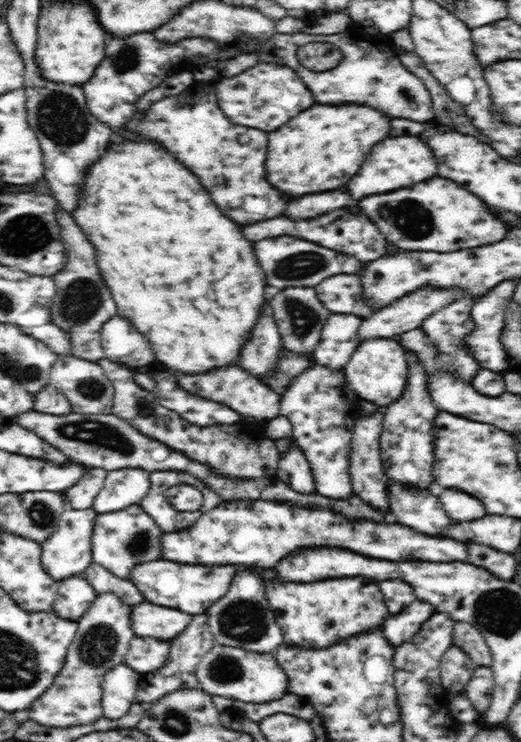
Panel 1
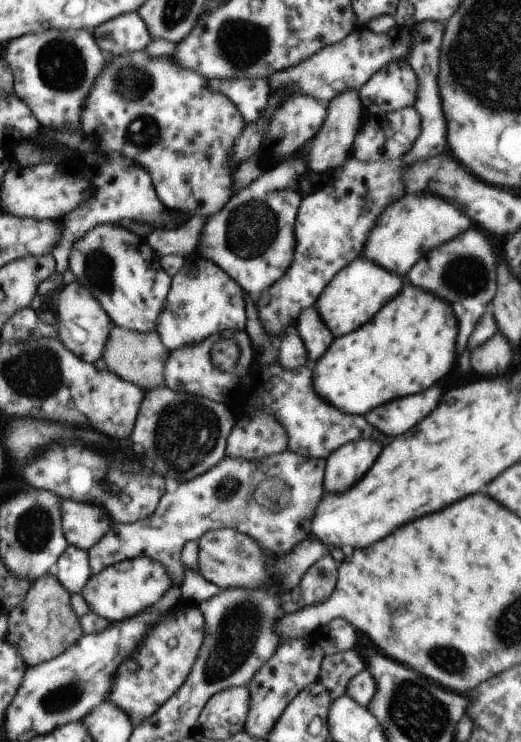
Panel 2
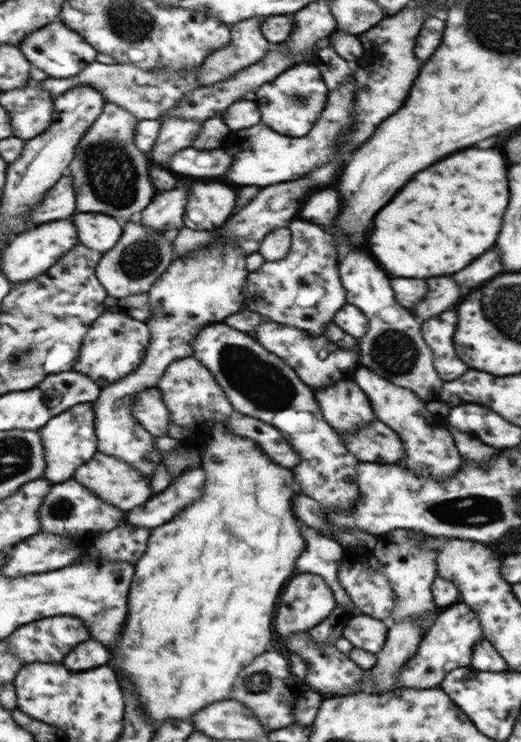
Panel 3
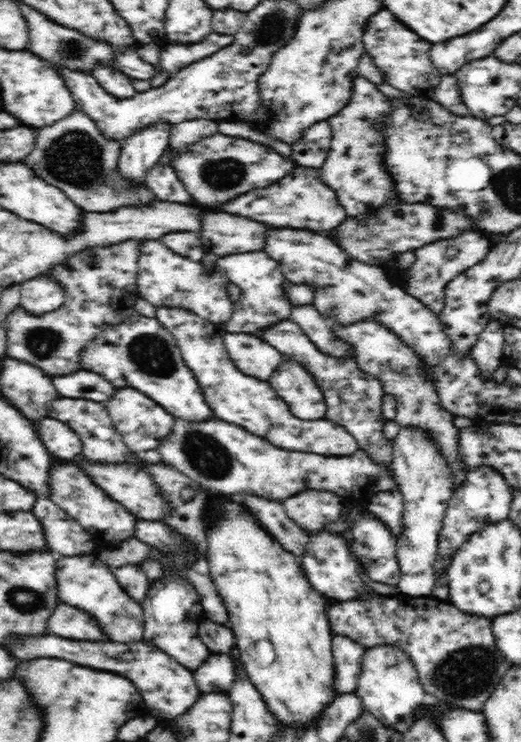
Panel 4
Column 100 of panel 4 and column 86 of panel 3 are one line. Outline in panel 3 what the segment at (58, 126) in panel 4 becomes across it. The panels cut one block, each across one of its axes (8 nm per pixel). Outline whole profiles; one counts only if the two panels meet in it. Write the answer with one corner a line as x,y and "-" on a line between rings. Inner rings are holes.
111,102
103,106
101,115
92,123
76,145
74,161
66,174
72,176
76,195
76,213
96,212
120,220
124,226
133,215
151,204
154,186
149,176
152,166
148,154
134,145
134,133
139,119

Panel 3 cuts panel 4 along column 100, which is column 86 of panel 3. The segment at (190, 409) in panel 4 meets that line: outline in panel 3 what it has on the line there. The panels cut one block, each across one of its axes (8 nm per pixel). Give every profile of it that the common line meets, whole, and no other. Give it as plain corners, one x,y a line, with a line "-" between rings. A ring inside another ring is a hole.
106,310
90,325
72,370
88,374
98,386
108,386
140,366
147,355
149,340
150,331
145,322

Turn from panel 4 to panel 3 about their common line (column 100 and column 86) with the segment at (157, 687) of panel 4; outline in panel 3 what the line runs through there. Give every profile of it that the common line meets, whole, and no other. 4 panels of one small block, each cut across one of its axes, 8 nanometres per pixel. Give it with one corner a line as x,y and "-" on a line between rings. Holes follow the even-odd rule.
91,639
77,646
67,654
63,665
70,670
84,671
90,668
106,665
111,653
102,644

